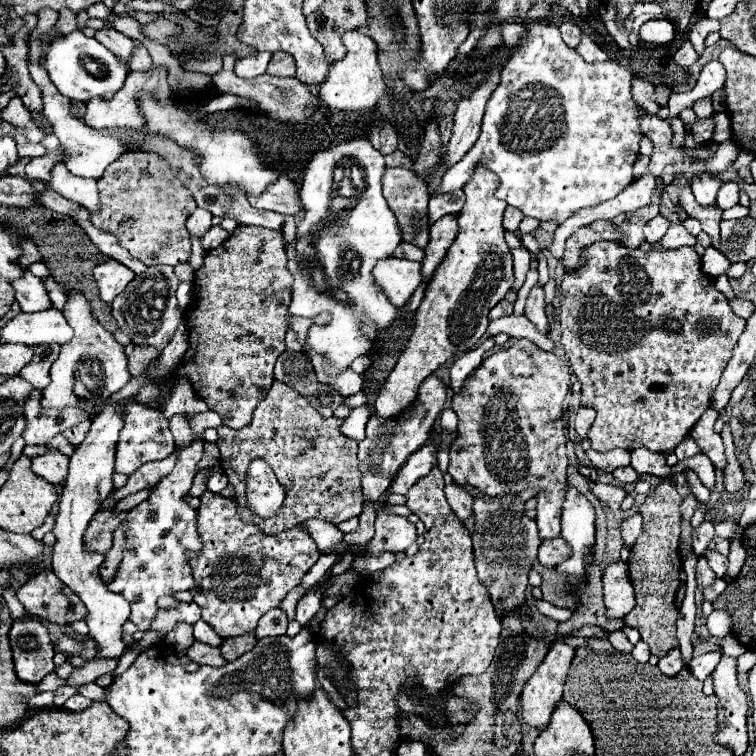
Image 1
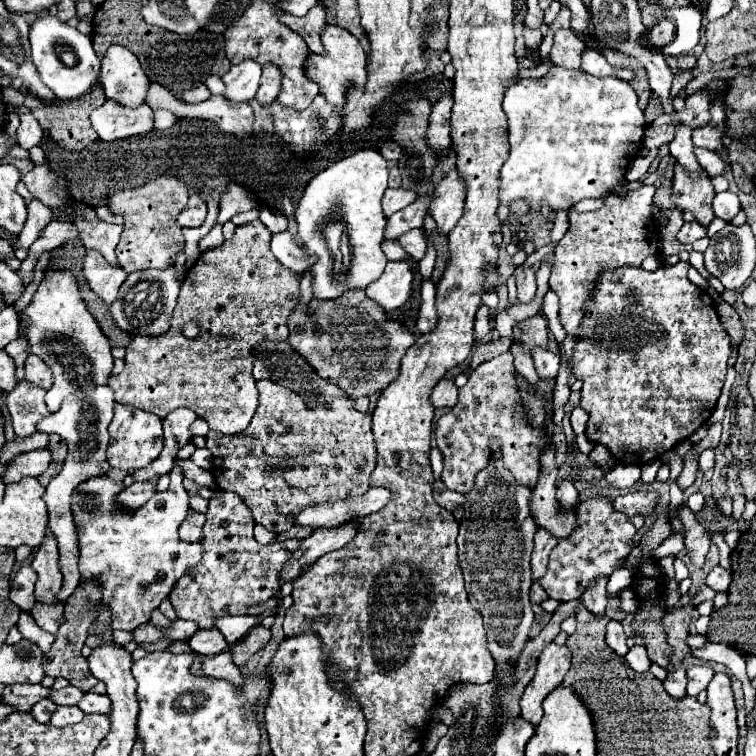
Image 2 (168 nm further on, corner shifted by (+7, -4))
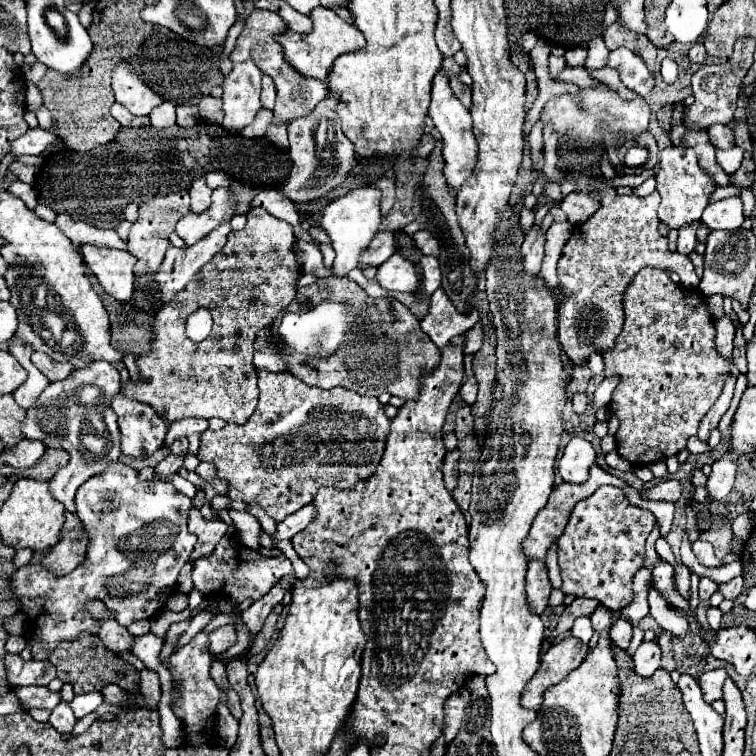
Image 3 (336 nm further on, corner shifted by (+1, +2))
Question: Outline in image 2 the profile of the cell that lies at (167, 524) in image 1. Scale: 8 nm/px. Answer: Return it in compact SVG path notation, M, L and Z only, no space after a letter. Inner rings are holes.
M174 466L172 470L172 482L166 492L154 494L140 510L136 512L122 512L114 504L114 496L122 490L122 482L112 482L110 478L92 478L78 486L78 492L90 492L98 494L98 506L94 512L80 512L78 498L72 496L72 510L76 526L80 528L80 564L84 578L98 578L102 584L102 602L110 606L112 610L112 626L114 630L128 630L132 632L136 626L150 620L150 612L160 606L164 598L168 598L170 590L178 582L178 578L192 570L200 558L202 558L202 546L196 542L182 542L178 536L178 528L182 520L186 518L188 510L188 492L182 486L182 470L180 466Z

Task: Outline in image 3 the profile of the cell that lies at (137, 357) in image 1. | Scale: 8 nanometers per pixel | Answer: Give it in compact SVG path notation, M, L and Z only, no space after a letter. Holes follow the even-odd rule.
M252 208L246 214L248 222L242 230L230 232L226 246L208 262L202 266L202 270L188 282L184 290L178 292L178 298L174 302L168 302L162 306L162 310L156 314L154 322L154 342L152 352L148 356L136 358L136 364L142 374L142 382L128 382L128 386L122 390L124 396L134 398L138 402L144 402L152 406L160 416L168 418L170 422L182 420L182 418L222 418L226 422L244 424L258 402L258 388L256 388L256 370L252 364L252 346L256 332L264 326L270 326L280 310L286 310L290 302L296 296L296 280L300 276L298 258L294 254L294 232L292 226L284 220L274 218L264 208ZM198 308L208 308L214 318L214 328L210 336L196 344L192 342L184 328L182 318L188 318Z

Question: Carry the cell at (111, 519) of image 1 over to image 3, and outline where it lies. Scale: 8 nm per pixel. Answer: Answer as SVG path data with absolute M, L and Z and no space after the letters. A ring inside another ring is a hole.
M168 454L158 466L156 466L156 472L158 472L158 476L156 476L156 480L164 480L164 478L168 478L168 476L172 476L172 474L176 474L180 468L182 468L182 462L184 462L184 458L186 456L176 456L176 454Z

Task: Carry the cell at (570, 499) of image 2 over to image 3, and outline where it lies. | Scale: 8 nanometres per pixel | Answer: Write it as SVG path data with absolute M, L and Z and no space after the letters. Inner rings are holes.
M574 436L564 448L564 454L558 462L558 472L566 482L586 482L588 468L594 460L594 446L588 440Z

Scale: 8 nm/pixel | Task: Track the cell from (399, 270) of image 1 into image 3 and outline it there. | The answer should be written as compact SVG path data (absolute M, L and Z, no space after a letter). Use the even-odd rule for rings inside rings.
M392 254L382 266L378 266L376 280L382 288L396 292L414 292L418 286L414 264L400 254Z

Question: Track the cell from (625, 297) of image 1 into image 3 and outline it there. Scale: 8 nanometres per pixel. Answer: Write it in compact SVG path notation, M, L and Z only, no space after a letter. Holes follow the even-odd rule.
M644 268L644 270L640 270L640 272L634 276L632 284L626 288L626 294L624 294L624 312L626 312L626 320L624 320L622 334L616 338L616 346L614 346L610 352L604 354L604 364L606 364L606 370L604 370L604 372L606 372L606 376L610 376L610 374L620 374L620 378L622 378L620 384L618 384L618 388L616 388L614 394L612 394L612 402L610 402L610 410L612 410L614 414L618 414L618 418L620 418L620 428L618 428L618 434L616 434L616 444L618 444L616 452L618 452L624 460L628 460L630 464L634 464L634 466L648 466L648 464L652 464L652 462L656 462L656 460L666 460L666 458L678 454L682 448L686 448L686 440L698 432L700 420L706 416L706 412L708 412L710 406L716 402L718 394L722 392L726 374L730 374L730 366L732 366L732 364L716 352L716 344L714 344L714 334L716 334L716 330L714 330L714 324L712 324L714 320L712 320L710 312L706 310L706 296L704 296L704 294L696 294L696 292L692 292L692 290L680 286L680 284L674 284L674 282L670 280L670 276L664 274L662 270Z

